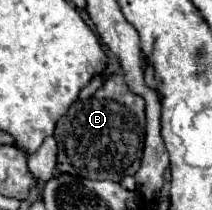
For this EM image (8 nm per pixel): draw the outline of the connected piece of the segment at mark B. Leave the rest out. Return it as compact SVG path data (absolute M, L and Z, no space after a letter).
M112 75L90 99L78 99L68 109L56 125L54 139L58 143L58 173L120 183L122 177L134 175L140 167L140 143L144 143L144 101L128 91L122 75Z

